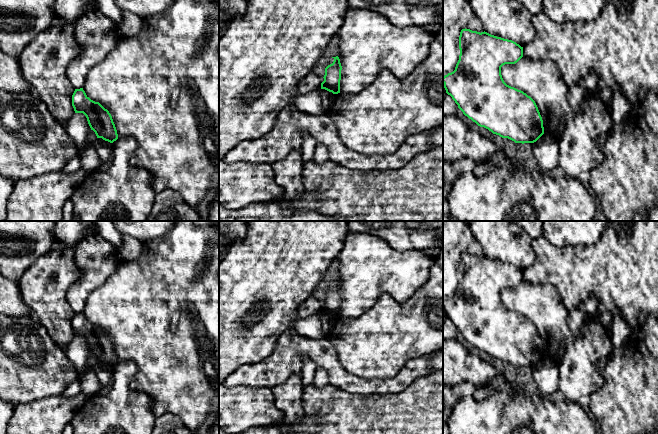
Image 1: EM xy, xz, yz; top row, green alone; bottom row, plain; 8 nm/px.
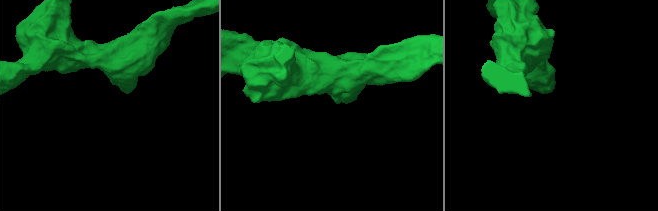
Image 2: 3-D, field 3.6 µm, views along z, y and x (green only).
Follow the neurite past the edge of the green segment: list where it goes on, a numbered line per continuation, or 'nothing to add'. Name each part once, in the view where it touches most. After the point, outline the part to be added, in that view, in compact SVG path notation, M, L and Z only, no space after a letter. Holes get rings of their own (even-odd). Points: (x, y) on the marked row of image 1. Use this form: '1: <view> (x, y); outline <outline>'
nothing to add

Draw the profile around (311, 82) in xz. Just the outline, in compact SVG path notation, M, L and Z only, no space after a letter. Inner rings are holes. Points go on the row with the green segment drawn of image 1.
M310 72L298 83L298 95L304 95L321 88L321 78Z

